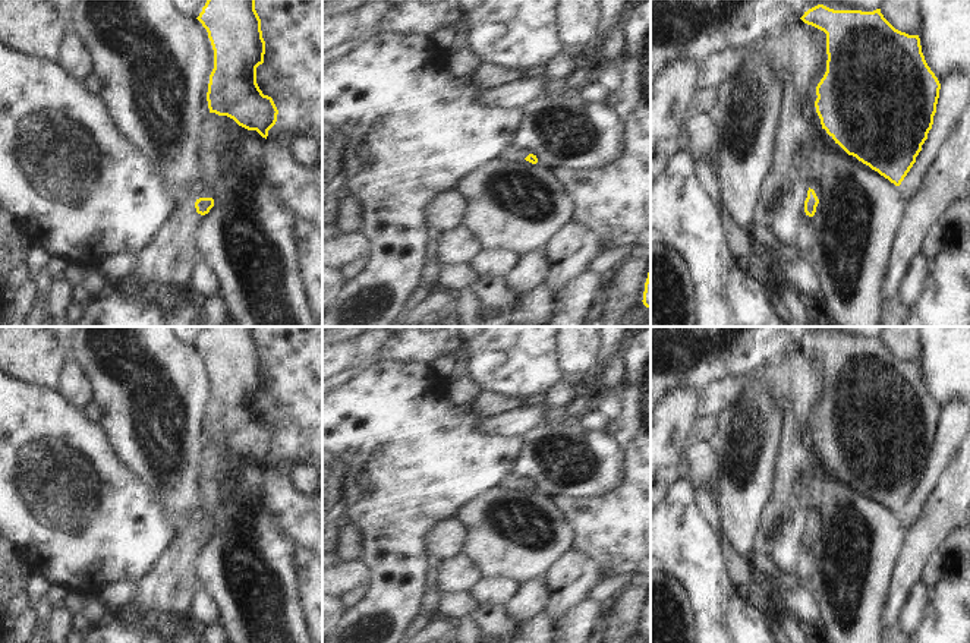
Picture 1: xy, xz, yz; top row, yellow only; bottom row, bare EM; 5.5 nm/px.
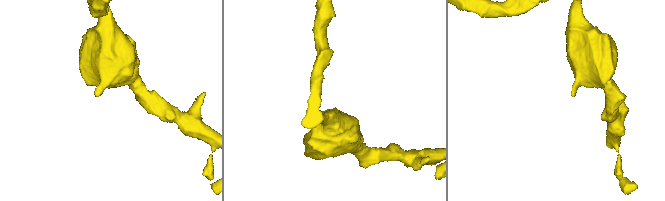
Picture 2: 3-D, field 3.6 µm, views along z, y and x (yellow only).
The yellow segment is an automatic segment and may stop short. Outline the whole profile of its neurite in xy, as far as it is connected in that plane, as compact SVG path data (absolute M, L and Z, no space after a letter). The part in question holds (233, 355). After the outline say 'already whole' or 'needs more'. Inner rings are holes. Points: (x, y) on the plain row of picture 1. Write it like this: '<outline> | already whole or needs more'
M208 327L196 346L214 378L207 429L210 441L227 444L267 467L278 438L256 412L265 369L255 327Z | already whole

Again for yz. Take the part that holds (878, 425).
M818 332L800 346L826 362L826 400L816 415L816 441L822 457L848 483L856 485L872 498L900 514L922 479L933 453L941 412L928 394L919 363L895 357L881 341L862 338L834 338Z | already whole

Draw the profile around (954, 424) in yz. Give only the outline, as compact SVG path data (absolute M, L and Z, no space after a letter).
M964 406L949 407L941 413L936 441L928 467L916 485L916 491L898 514L904 535L910 533L920 521L925 507L930 499L942 473L957 456L966 435L970 431L970 409Z

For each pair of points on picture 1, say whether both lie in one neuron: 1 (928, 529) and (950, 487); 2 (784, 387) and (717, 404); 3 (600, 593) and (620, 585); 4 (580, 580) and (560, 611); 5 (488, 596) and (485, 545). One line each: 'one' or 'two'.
1: one
2: one
3: one
4: one
5: two

